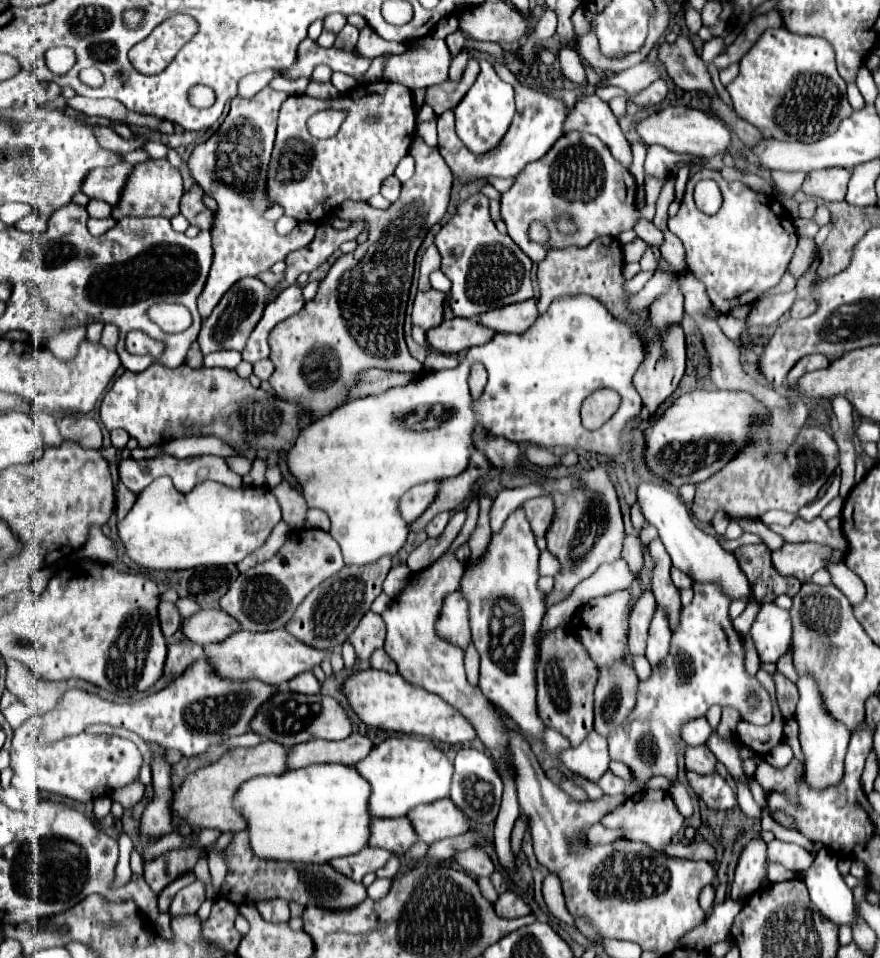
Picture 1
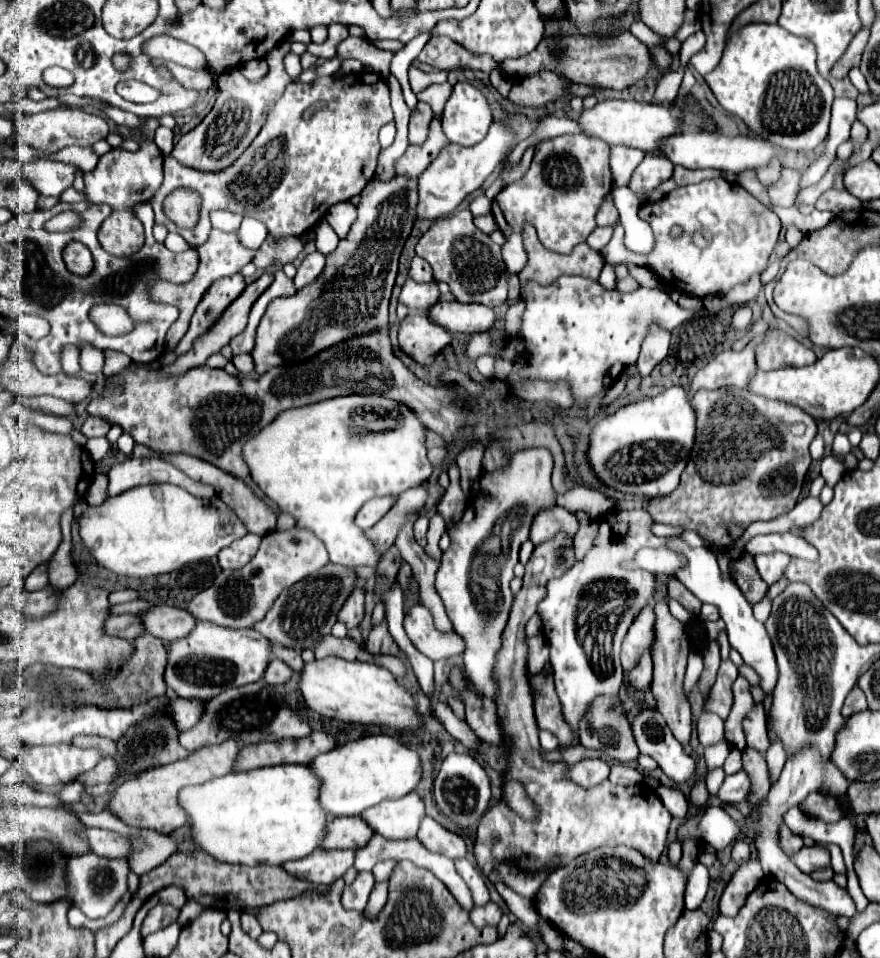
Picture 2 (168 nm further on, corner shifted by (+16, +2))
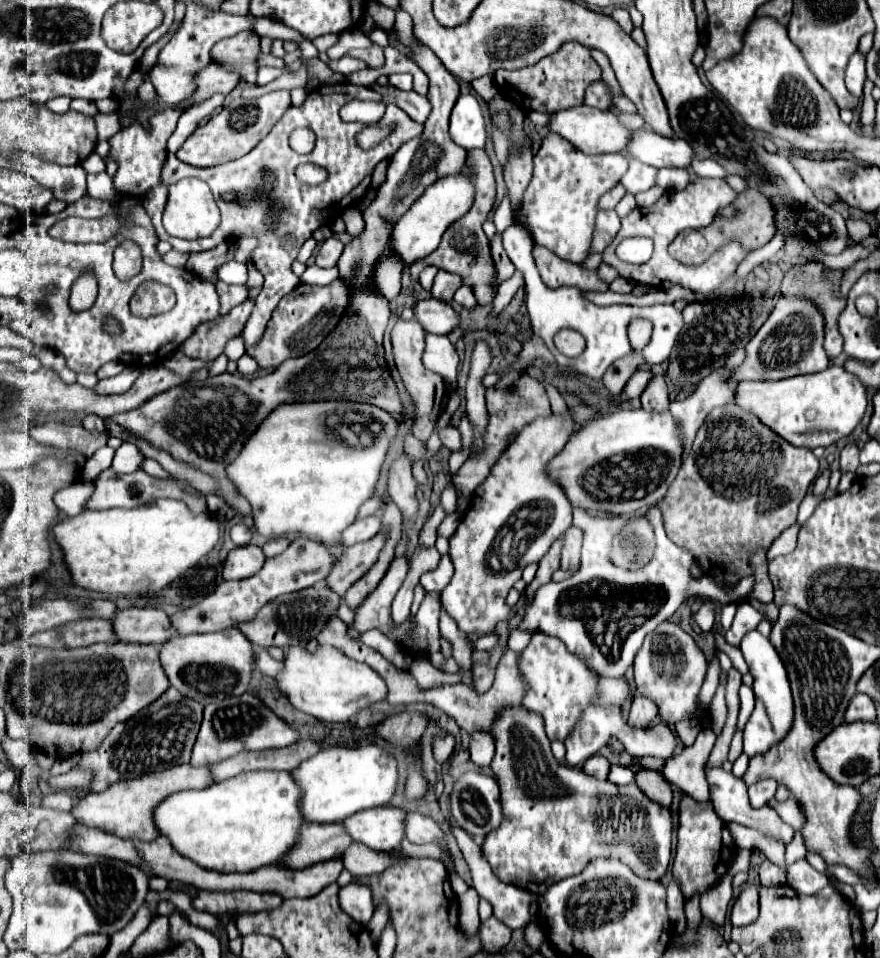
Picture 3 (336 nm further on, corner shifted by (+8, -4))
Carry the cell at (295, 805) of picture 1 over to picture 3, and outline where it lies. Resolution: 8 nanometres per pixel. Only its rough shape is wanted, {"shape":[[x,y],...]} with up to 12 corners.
{"shape":[[248,772],[172,794],[158,830],[216,872],[252,872],[300,842],[302,790]]}

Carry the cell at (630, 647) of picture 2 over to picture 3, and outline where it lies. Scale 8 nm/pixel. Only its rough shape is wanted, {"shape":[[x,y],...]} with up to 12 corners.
{"shape":[[662,622],[634,658],[636,692],[672,726],[696,710],[706,658]]}

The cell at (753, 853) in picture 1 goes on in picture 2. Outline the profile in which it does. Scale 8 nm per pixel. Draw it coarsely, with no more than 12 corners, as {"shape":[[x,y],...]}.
{"shape":[[756,858],[740,864],[720,898],[720,914],[736,916],[764,872]]}

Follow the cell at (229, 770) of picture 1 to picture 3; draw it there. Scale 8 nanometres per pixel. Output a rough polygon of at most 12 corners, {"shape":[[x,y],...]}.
{"shape":[[172,766],[72,808],[118,838],[156,840],[156,806],[214,784],[210,766]]}

